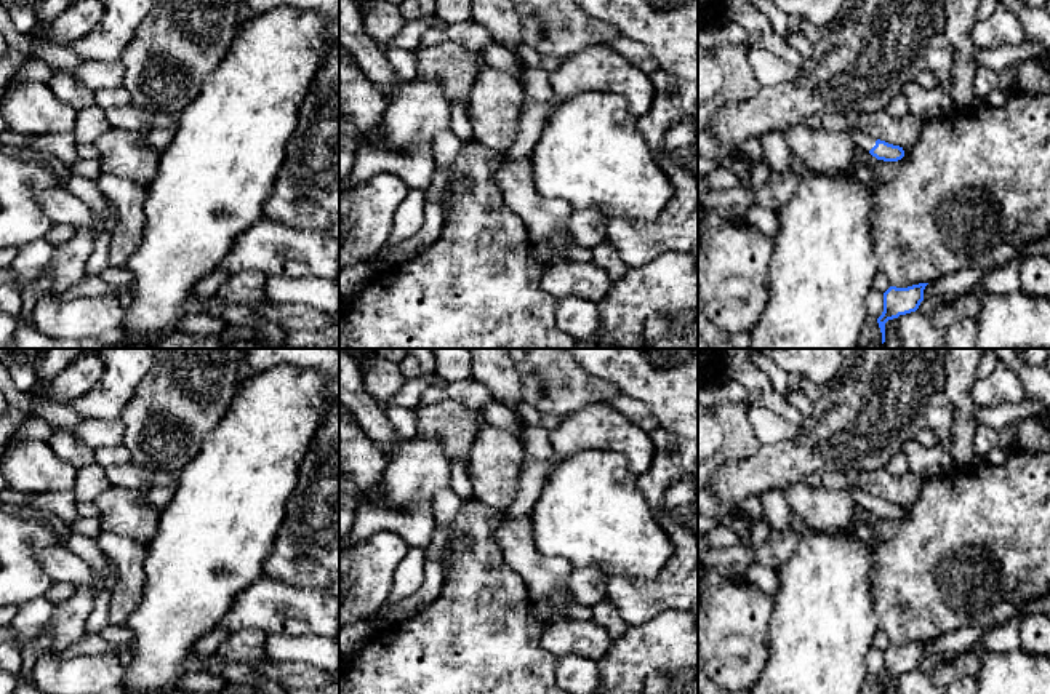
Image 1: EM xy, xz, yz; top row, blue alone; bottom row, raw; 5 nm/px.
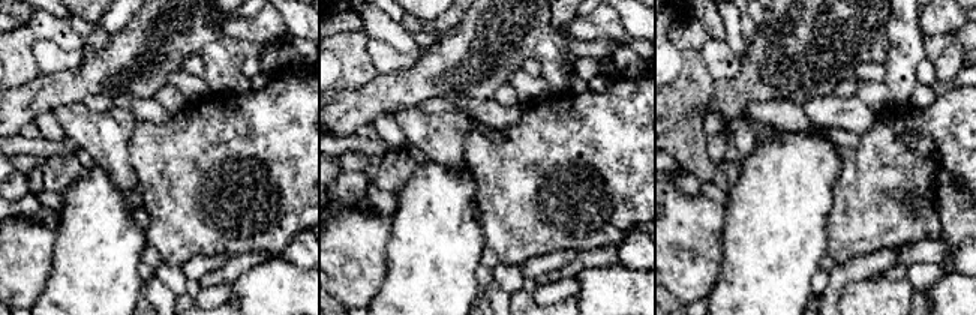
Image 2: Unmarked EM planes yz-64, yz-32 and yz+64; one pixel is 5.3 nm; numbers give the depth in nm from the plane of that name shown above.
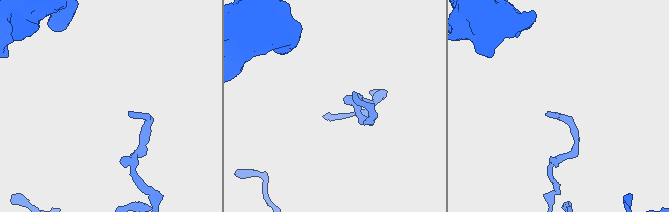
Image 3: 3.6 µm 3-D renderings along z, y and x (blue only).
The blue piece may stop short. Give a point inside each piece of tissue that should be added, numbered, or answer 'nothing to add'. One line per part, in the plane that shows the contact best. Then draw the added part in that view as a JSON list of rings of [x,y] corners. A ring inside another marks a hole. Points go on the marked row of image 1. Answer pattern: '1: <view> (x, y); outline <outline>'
1: yz (826, 120); outline [[[821,112],[815,114],[802,122],[805,126],[824,131],[848,131],[853,138],[856,150],[869,152],[876,146],[876,138],[855,128],[845,114],[840,112]]]

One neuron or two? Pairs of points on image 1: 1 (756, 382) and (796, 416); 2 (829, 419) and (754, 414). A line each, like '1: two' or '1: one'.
1: one
2: two

